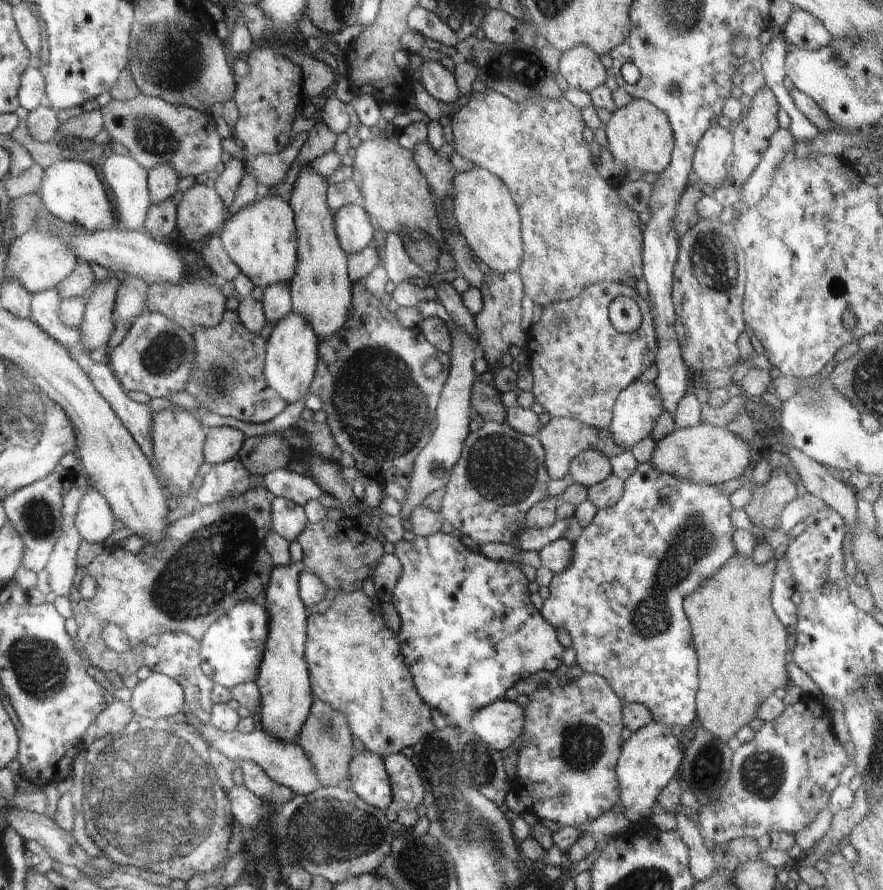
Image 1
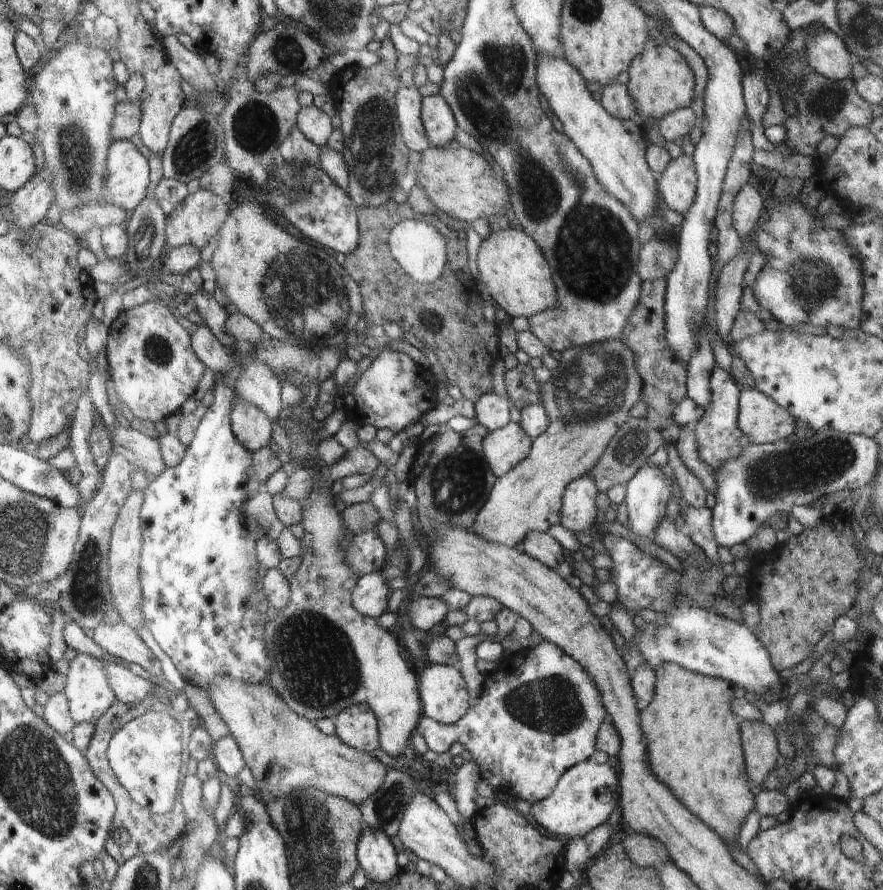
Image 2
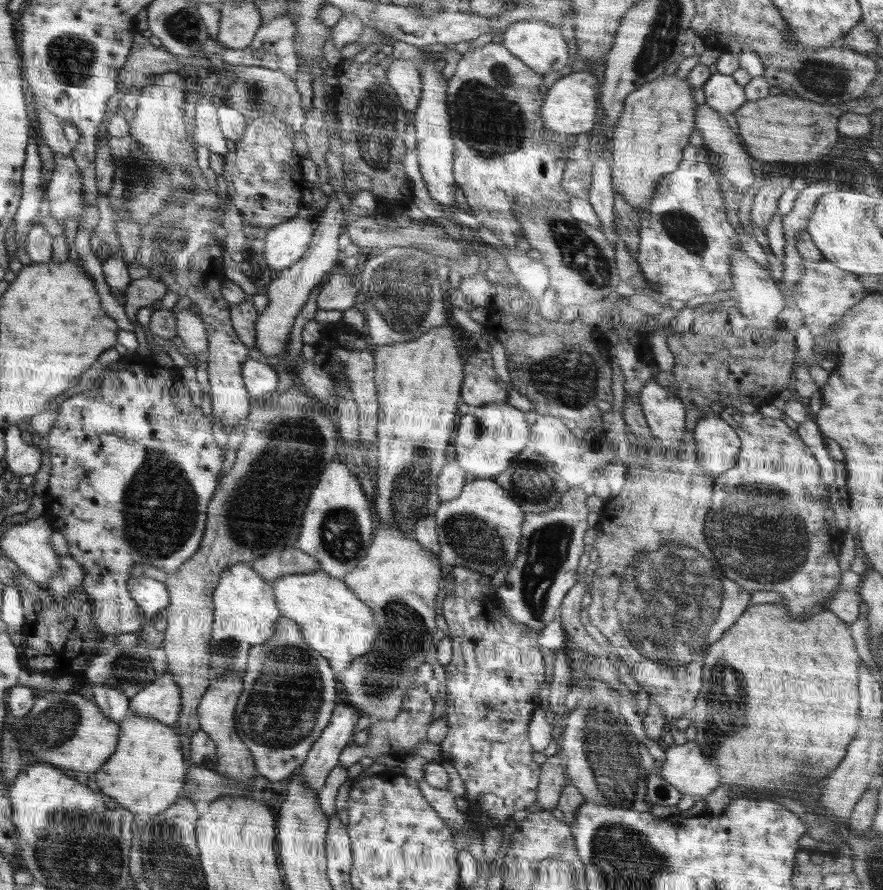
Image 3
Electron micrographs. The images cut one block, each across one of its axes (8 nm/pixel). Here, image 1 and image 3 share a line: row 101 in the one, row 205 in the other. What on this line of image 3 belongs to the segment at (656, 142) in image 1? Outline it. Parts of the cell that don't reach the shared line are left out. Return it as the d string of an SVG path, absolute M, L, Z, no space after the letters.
M663 74L659 78L642 84L640 88L630 93L624 101L624 110L618 119L617 125L609 135L607 142L608 154L613 160L611 166L611 184L616 192L621 193L634 210L646 209L650 203L652 193L656 191L658 179L666 173L676 170L680 163L683 150L690 145L702 145L700 134L695 128L694 114L696 114L696 102L692 97L692 87L689 81L677 76Z

